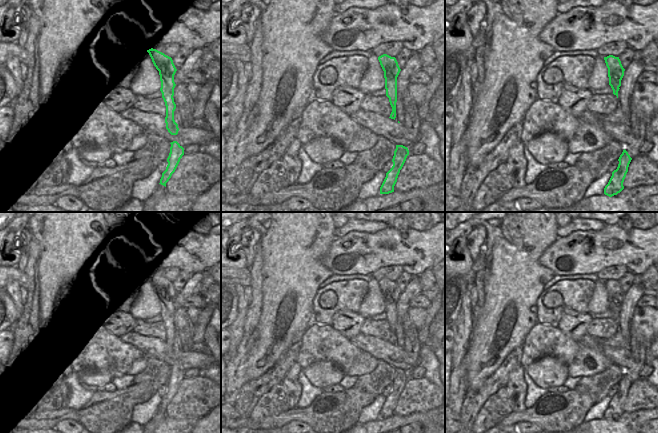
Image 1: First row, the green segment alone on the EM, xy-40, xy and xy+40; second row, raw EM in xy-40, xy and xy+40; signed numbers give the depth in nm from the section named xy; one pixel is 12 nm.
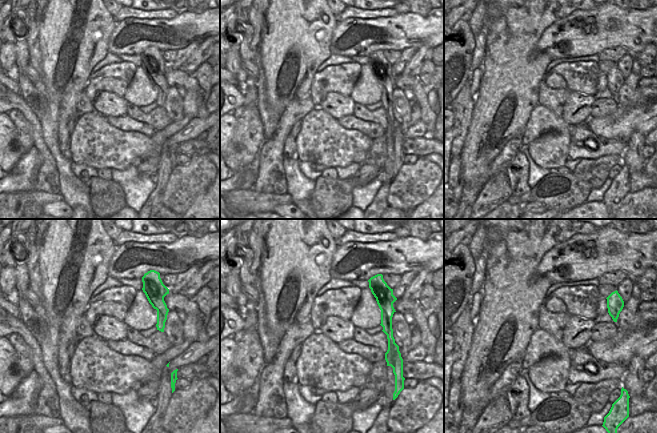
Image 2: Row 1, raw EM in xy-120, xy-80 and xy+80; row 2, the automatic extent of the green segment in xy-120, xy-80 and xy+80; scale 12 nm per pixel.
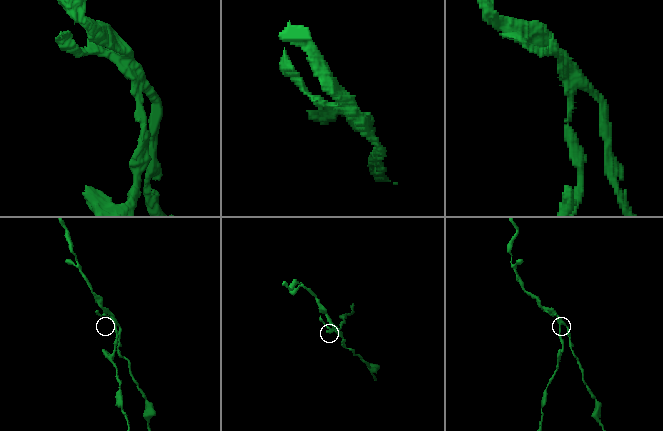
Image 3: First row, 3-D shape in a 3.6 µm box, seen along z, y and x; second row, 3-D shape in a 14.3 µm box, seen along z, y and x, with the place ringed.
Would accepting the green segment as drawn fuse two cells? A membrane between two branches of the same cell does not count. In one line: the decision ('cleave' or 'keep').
cleave

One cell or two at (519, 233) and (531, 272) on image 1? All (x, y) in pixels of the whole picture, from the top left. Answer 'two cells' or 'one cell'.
one cell

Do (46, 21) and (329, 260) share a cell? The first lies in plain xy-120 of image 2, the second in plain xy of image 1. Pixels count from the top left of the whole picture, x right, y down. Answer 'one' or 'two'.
two

